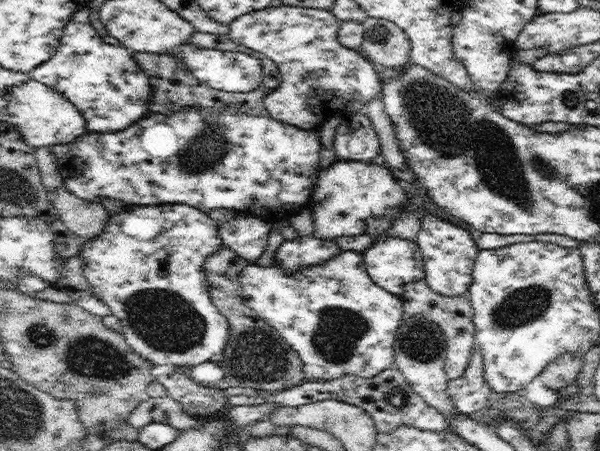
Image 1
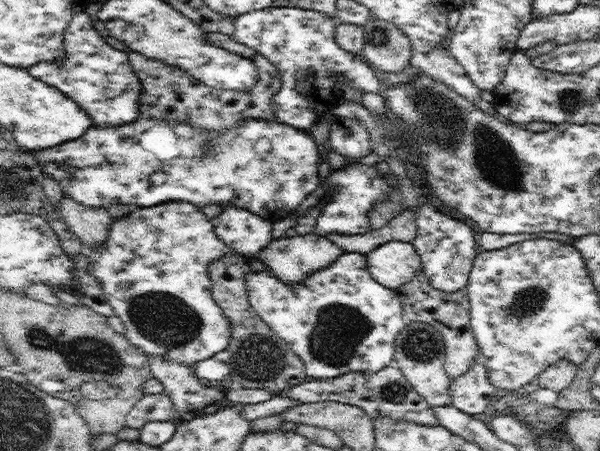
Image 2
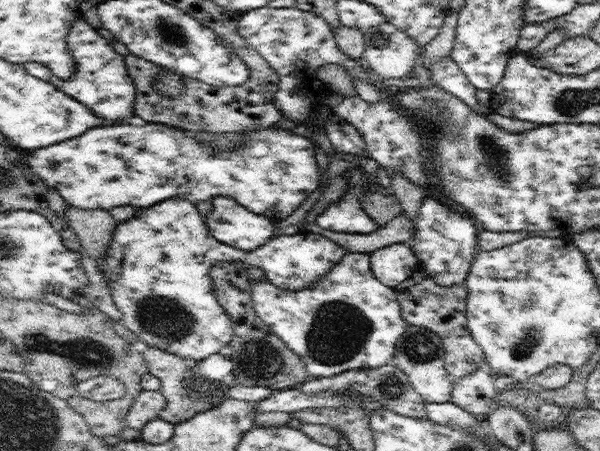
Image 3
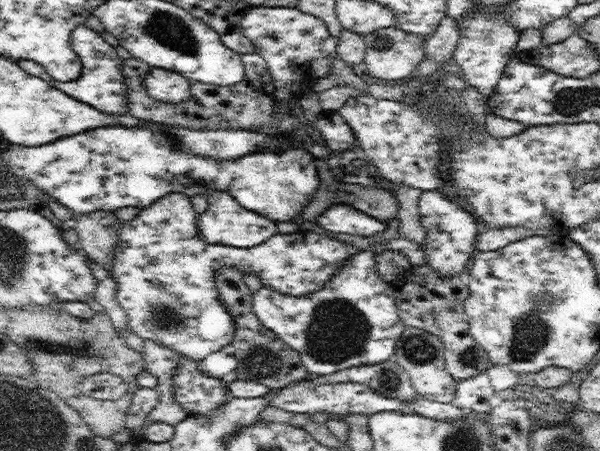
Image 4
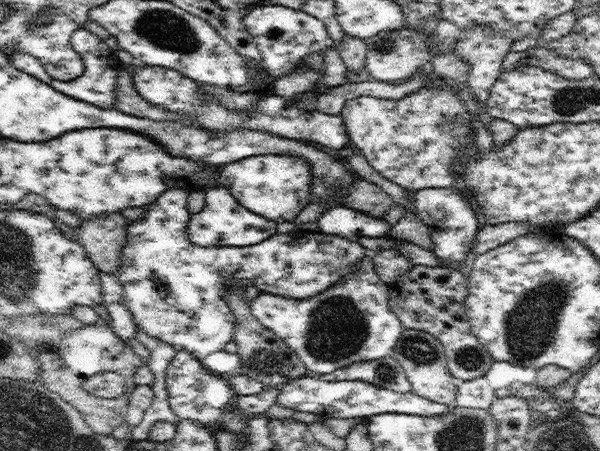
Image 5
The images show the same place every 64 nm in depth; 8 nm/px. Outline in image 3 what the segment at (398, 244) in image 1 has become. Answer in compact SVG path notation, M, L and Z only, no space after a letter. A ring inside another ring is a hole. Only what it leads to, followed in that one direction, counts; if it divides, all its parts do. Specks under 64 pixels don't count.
M402 243L375 250L370 254L370 264L372 274L382 284L392 288L421 268L418 257Z

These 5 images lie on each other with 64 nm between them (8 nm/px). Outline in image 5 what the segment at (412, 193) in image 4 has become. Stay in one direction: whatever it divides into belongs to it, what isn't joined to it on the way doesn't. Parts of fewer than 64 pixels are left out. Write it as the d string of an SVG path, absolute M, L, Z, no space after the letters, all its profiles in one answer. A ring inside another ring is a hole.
M412 191L409 192L407 199L413 205L406 207L404 216L395 225L391 225L389 235L392 239L404 240L431 250L432 237L430 237L429 229L417 214L417 208L414 206L415 196Z

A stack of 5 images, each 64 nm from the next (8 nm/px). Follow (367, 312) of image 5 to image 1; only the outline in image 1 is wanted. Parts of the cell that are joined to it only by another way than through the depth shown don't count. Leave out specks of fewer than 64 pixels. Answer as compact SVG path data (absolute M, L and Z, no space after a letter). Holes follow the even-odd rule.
M342 251L330 257L329 261L325 263L310 266L308 270L300 270L300 272L287 273L279 269L278 265L272 266L258 266L256 263L248 263L239 274L239 281L242 289L242 298L244 302L254 312L266 321L276 332L299 354L300 360L303 364L303 373L306 380L334 380L340 378L345 374L353 374L354 376L361 376L362 378L372 378L380 374L383 370L393 366L395 362L395 352L393 349L394 341L397 340L398 329L401 327L404 320L403 300L401 297L390 294L387 290L380 288L368 274L366 265L363 263L360 253L354 251Z

